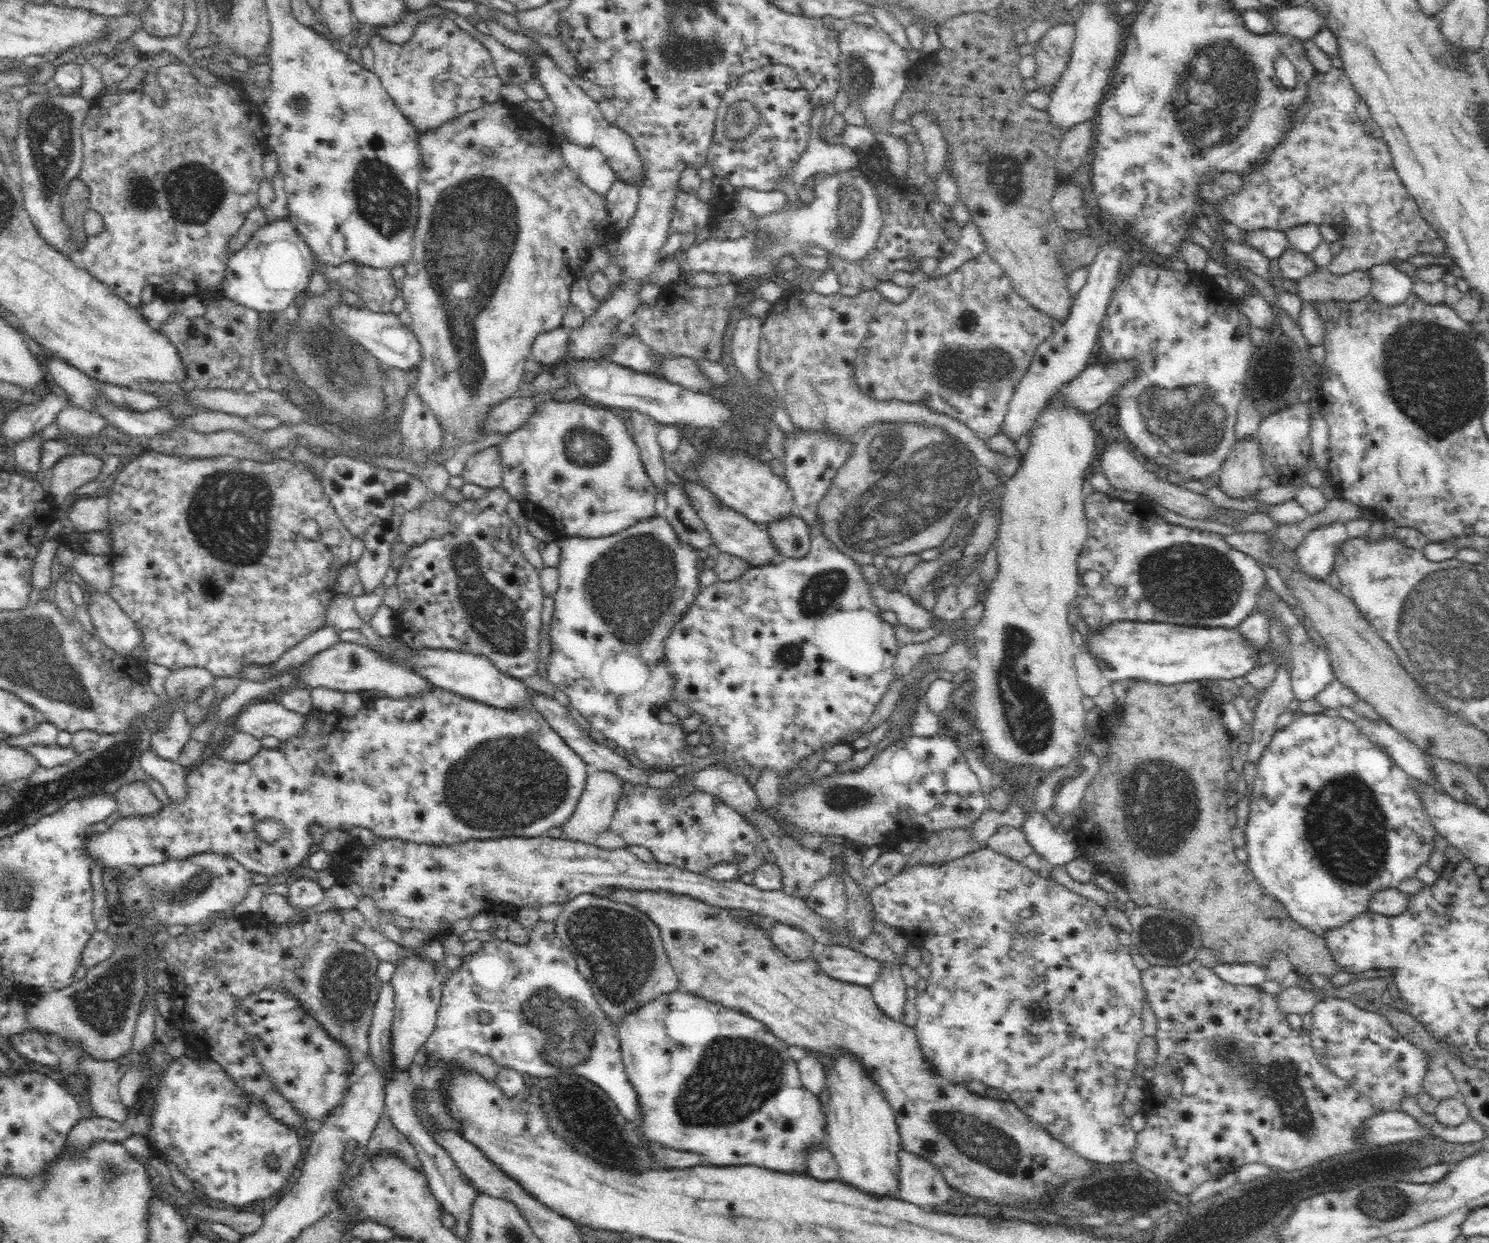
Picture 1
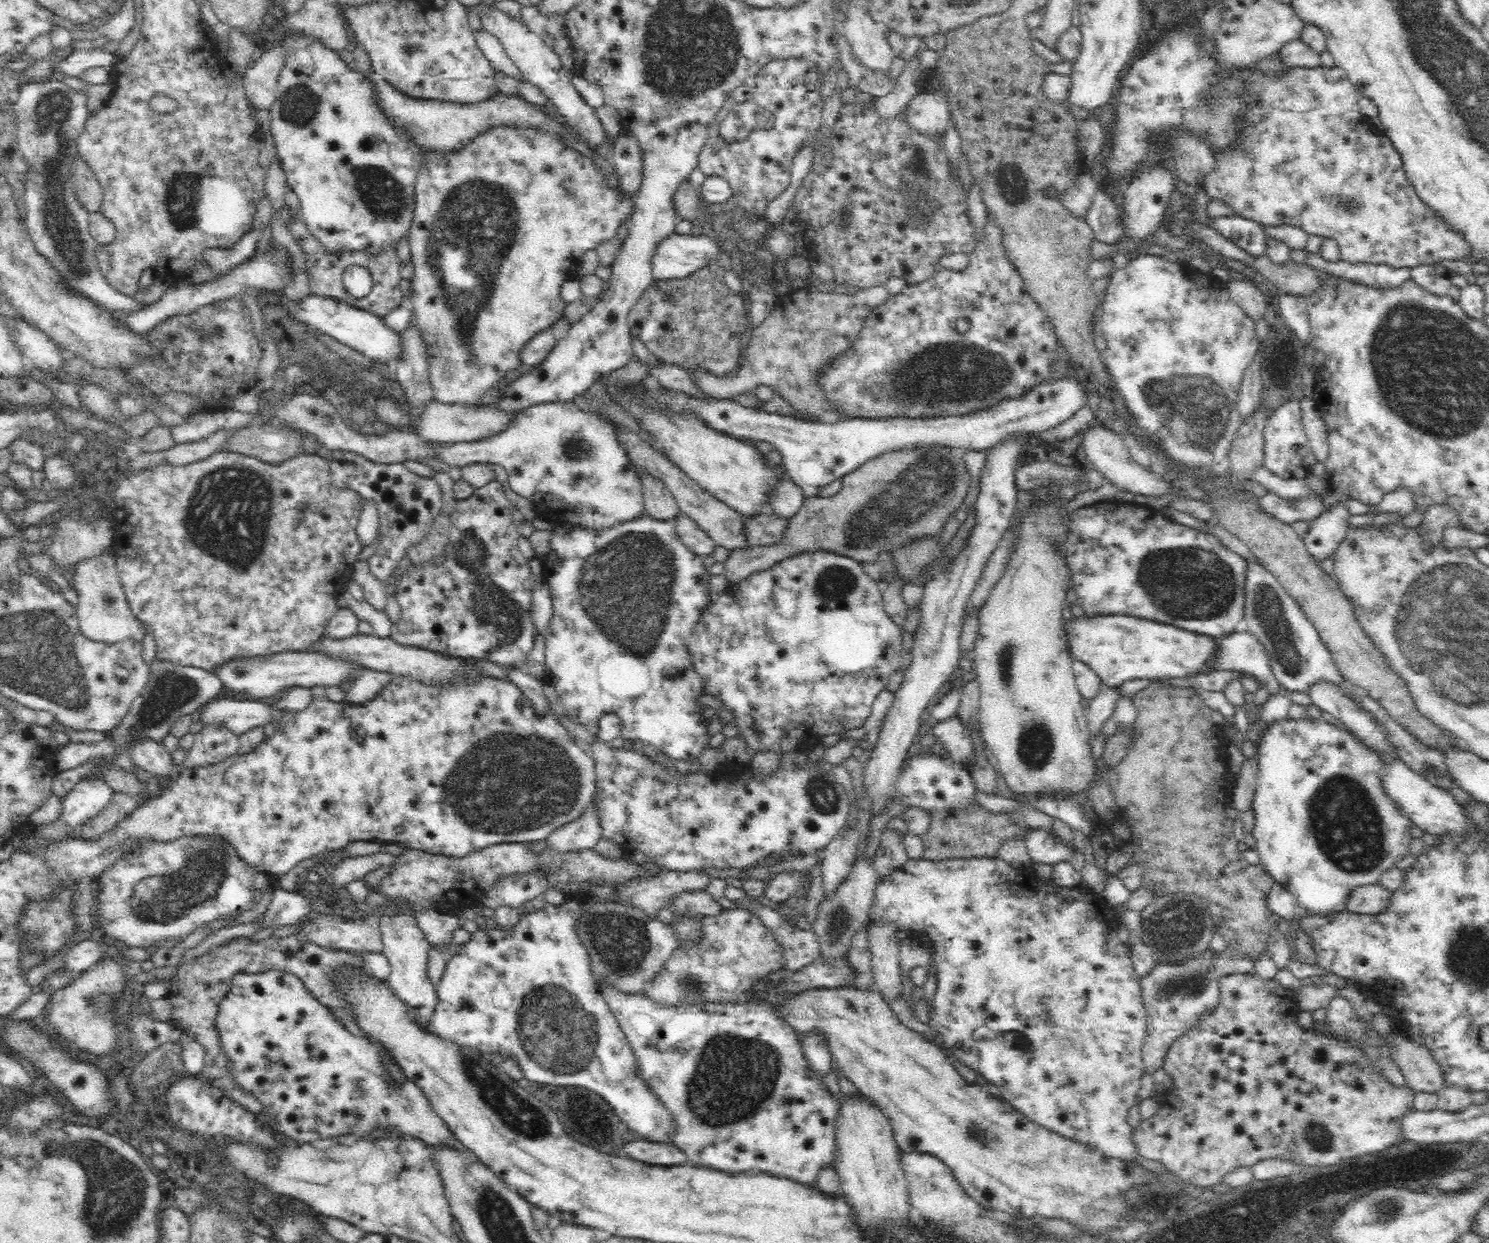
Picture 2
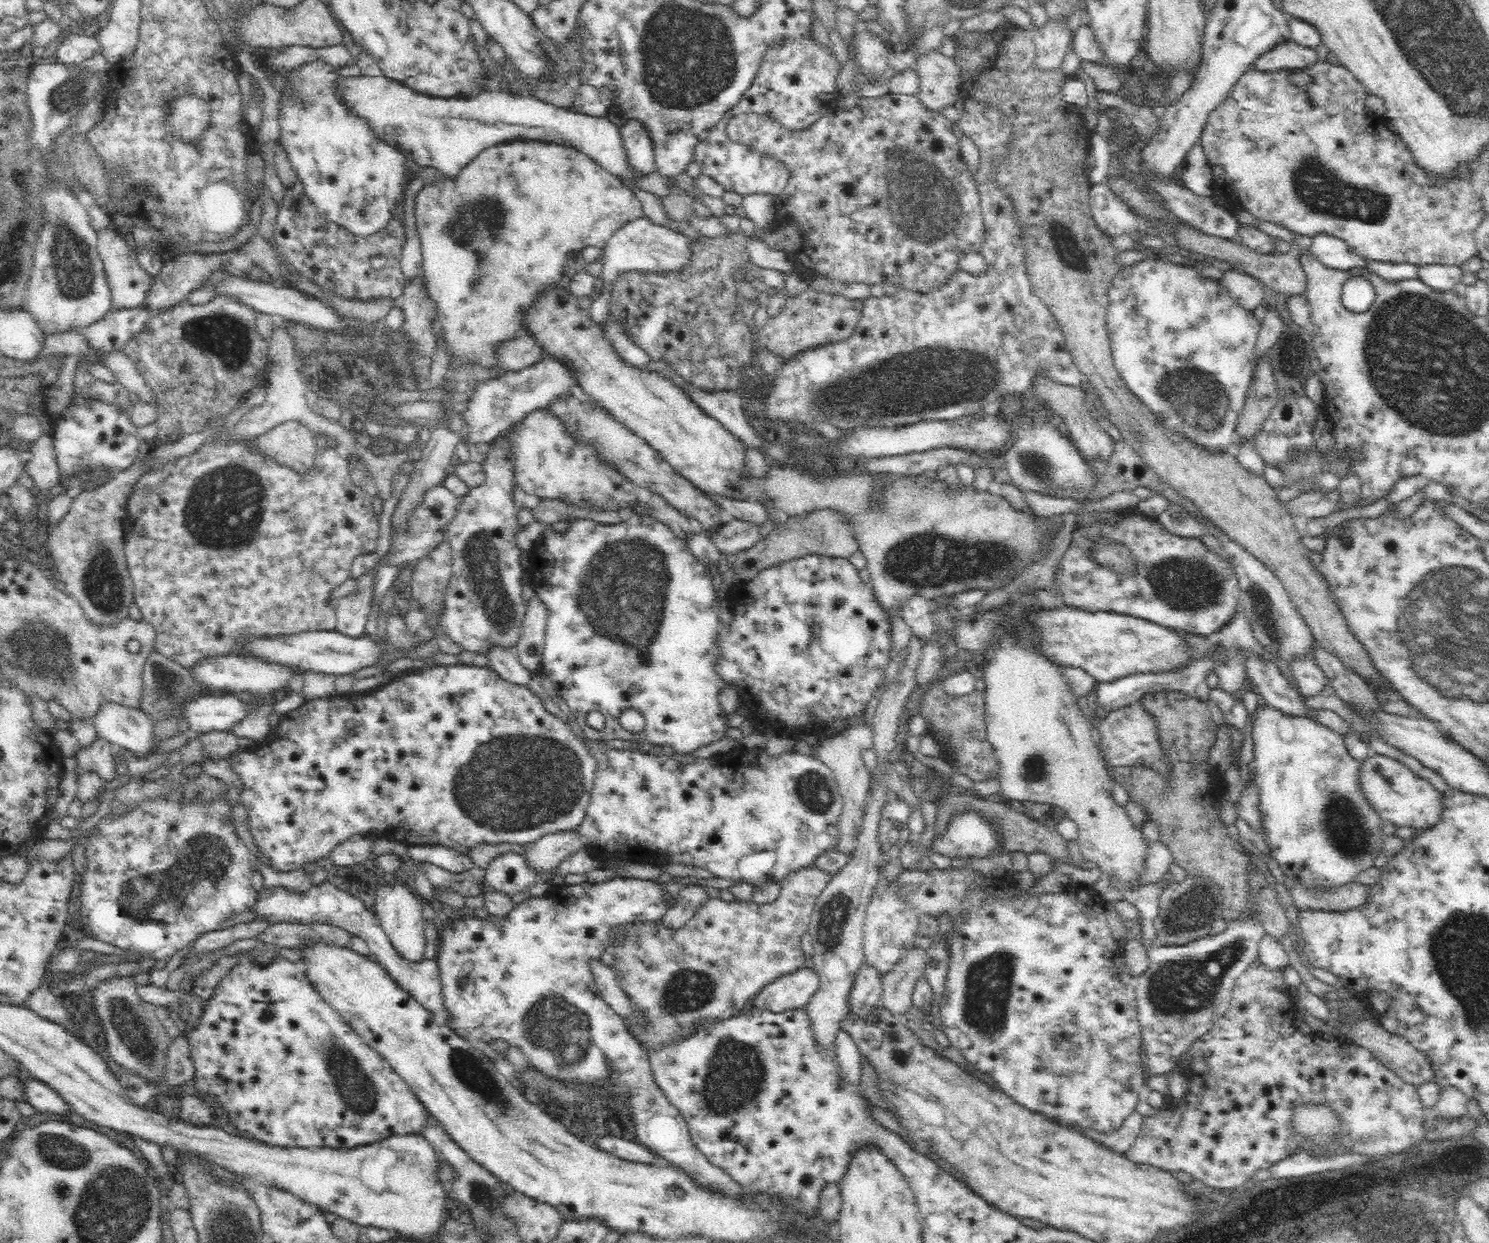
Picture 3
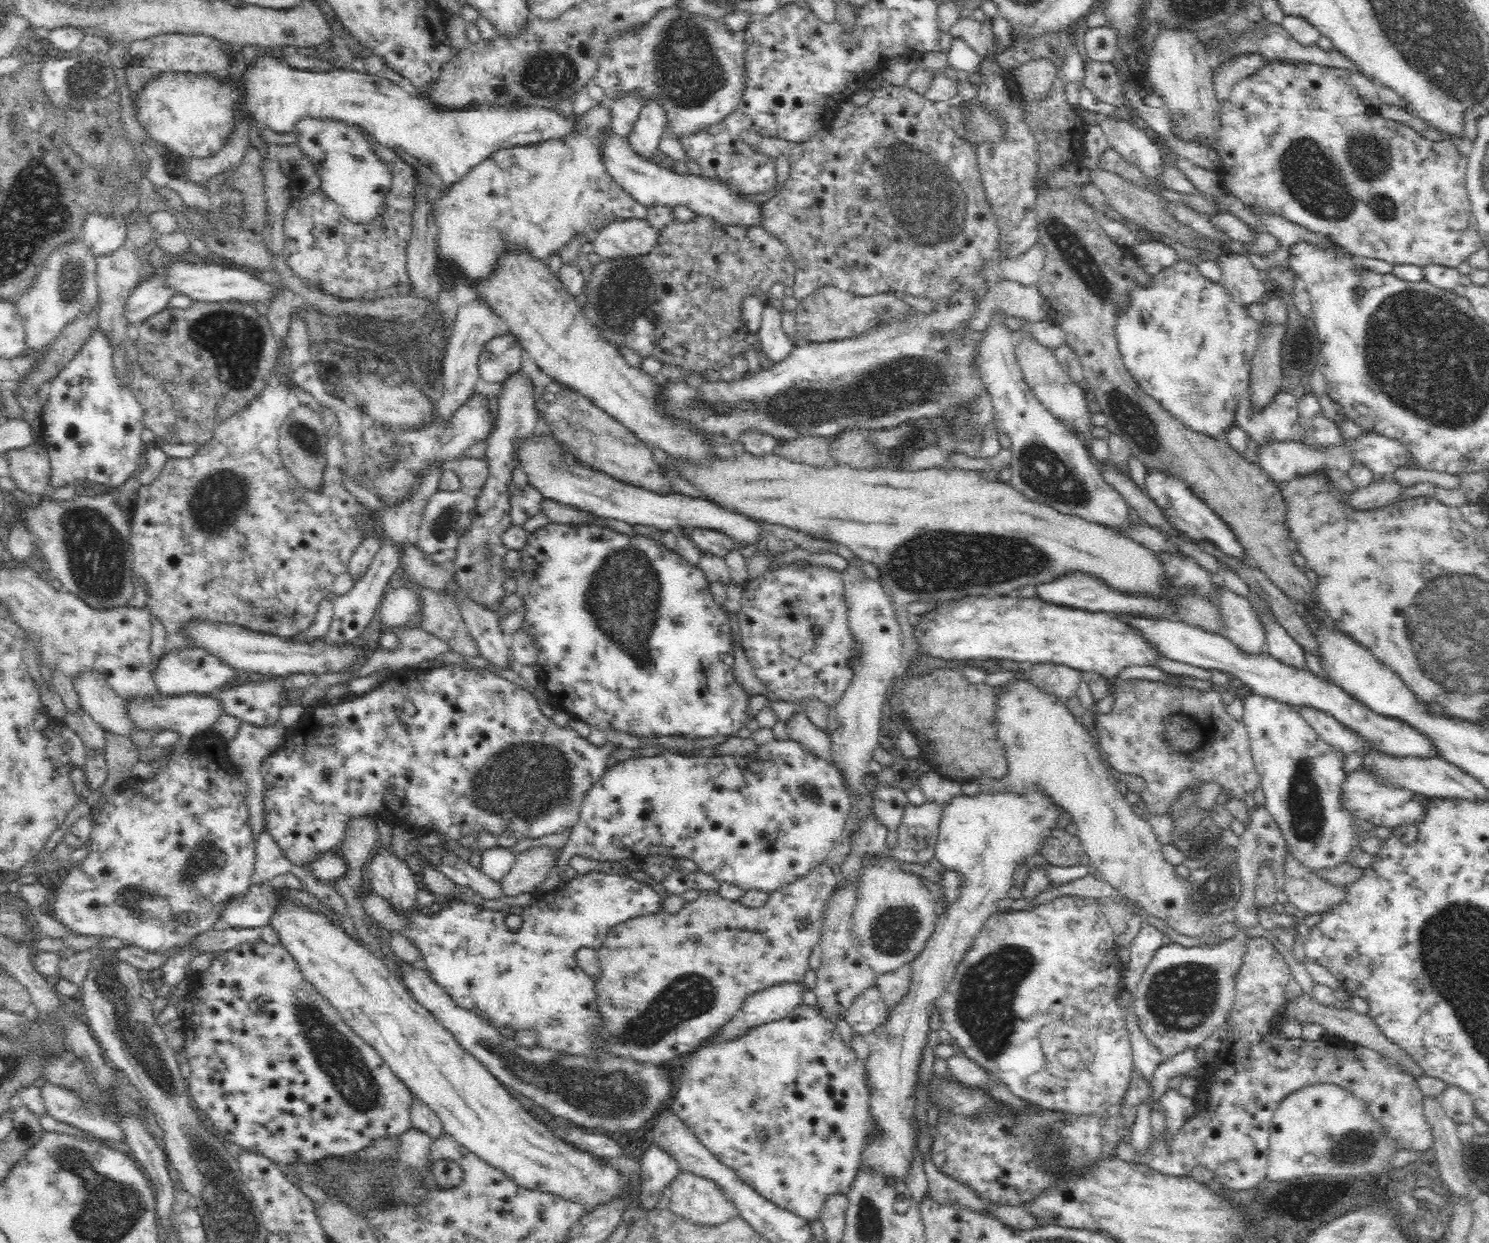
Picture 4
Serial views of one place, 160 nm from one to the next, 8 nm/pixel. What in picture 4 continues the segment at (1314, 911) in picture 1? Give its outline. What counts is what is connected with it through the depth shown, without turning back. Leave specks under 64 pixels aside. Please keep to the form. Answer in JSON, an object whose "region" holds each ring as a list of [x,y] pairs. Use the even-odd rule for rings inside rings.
{"region":[[[1253,691],[1246,693],[1246,698],[1242,700],[1243,716],[1241,718],[1244,727],[1246,727],[1248,733],[1248,744],[1249,749],[1256,767],[1258,774],[1261,776],[1261,787],[1265,794],[1265,806],[1278,820],[1278,824],[1281,826],[1284,838],[1288,841],[1290,852],[1298,858],[1298,860],[1307,866],[1309,869],[1314,868],[1328,868],[1328,866],[1336,866],[1340,862],[1345,860],[1345,857],[1352,851],[1354,846],[1358,846],[1360,839],[1356,839],[1354,832],[1357,831],[1357,824],[1359,821],[1350,817],[1348,813],[1344,813],[1340,809],[1340,784],[1346,778],[1347,773],[1342,769],[1343,763],[1340,759],[1340,755],[1336,755],[1336,751],[1332,750],[1322,739],[1318,736],[1318,733],[1308,724],[1308,721],[1300,714],[1300,711],[1292,705],[1284,705],[1283,703],[1277,702],[1276,700],[1261,696]]]}

